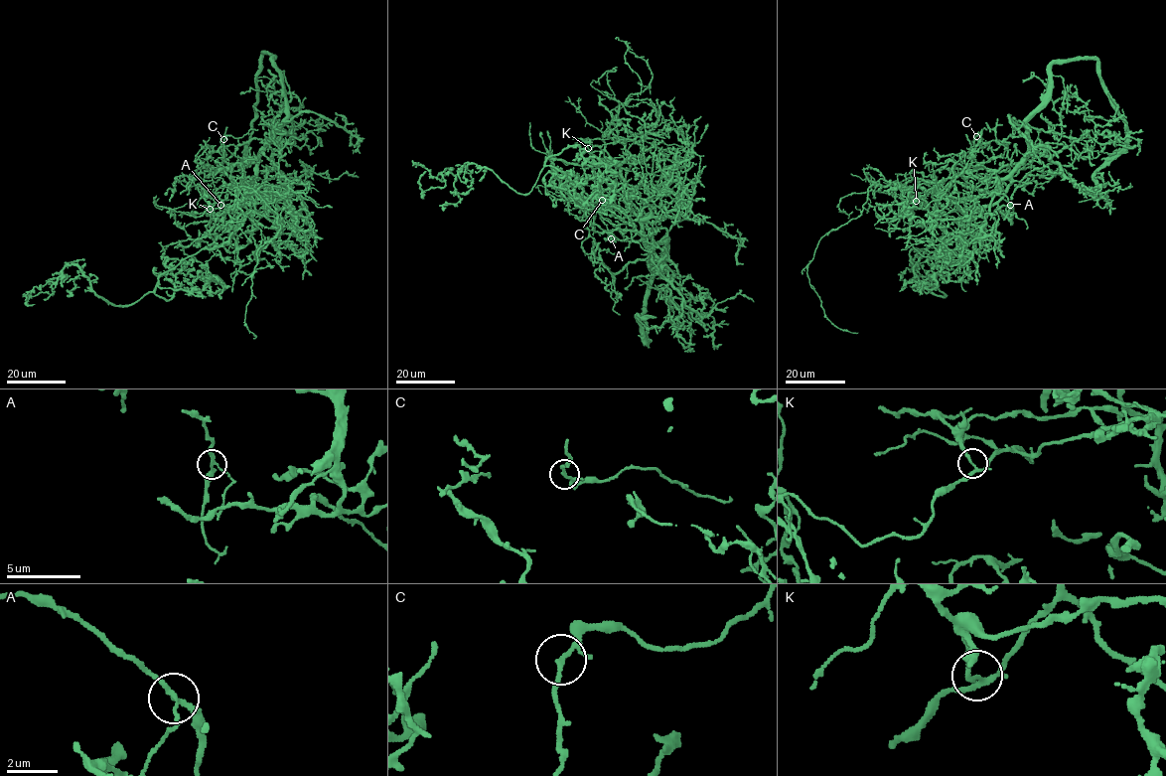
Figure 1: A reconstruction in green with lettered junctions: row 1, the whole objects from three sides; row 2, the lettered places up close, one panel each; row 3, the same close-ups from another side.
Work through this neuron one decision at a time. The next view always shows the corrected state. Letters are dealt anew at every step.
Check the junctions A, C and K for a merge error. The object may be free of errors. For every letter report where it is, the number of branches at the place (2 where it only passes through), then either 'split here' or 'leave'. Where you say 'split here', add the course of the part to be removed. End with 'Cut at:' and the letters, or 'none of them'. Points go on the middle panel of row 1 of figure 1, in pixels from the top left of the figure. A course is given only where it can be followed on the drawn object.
A: at (611, 238); 3 branches meet; leave
C: at (602, 200); 3 branches meet; leave
K: at (588, 148); 3 branches meet; split here; foreign part runs (588, 148), (621, 165), (545, 157), (526, 194), (466, 163), (423, 191), (426, 171)
Cut at: K

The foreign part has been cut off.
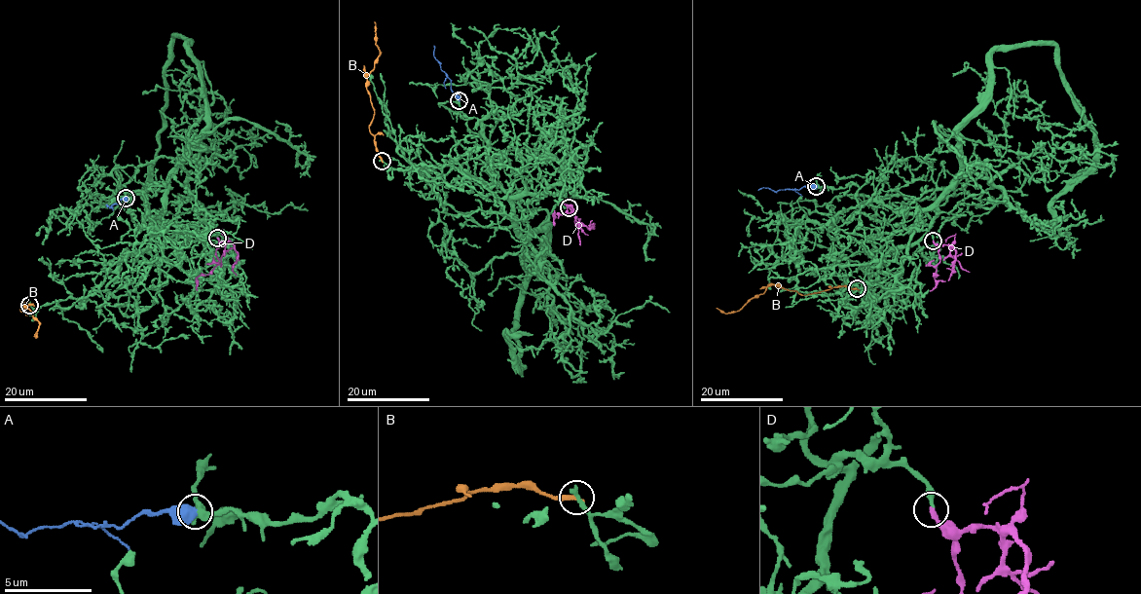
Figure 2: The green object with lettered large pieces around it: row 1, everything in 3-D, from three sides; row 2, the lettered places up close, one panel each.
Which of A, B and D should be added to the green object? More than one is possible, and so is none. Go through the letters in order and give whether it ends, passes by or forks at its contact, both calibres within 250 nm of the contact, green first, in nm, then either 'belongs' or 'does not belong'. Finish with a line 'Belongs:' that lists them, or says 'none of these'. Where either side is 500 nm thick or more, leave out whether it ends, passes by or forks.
A: 440 nm thick on the green side, 600 nm on the other; does not belong
B: it ends there; 360 nm thick on the green side, 280 nm on the other; does not belong
D: it ends there; 260 nm thick on the green side, 300 nm on the other; belongs
Belongs: D

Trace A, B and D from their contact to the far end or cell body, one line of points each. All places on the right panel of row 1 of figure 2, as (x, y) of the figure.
A: (816, 186), (805, 186), (798, 190), (758, 190)
B: (857, 288), (832, 287), (802, 295), (770, 285), (736, 312), (722, 313), (717, 308)
D: (933, 241), (940, 261), (936, 266), (936, 285), (930, 291)

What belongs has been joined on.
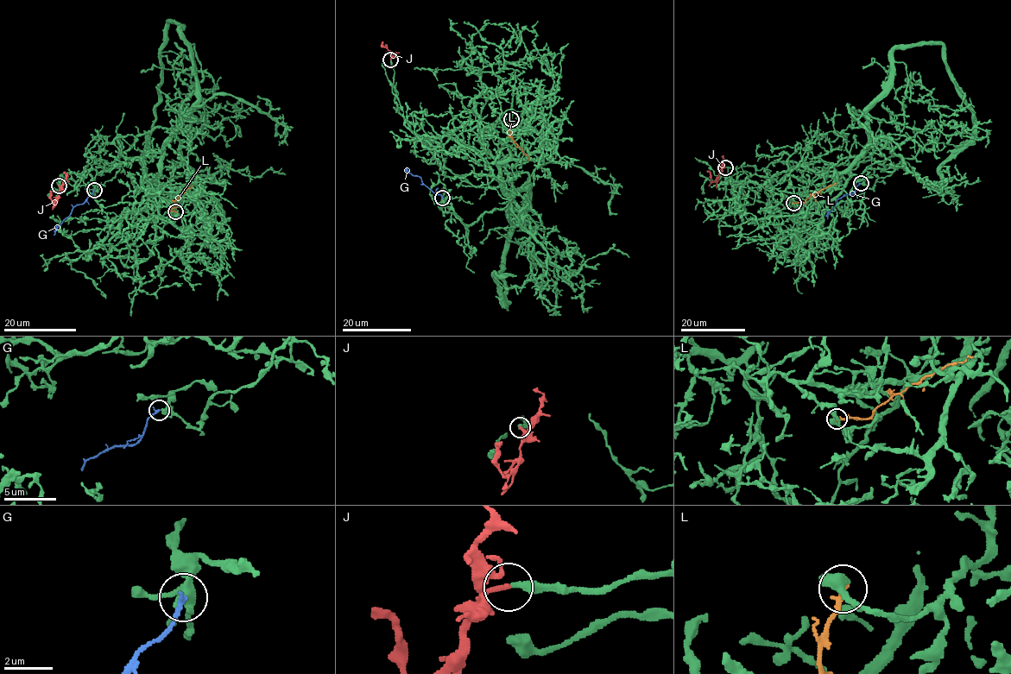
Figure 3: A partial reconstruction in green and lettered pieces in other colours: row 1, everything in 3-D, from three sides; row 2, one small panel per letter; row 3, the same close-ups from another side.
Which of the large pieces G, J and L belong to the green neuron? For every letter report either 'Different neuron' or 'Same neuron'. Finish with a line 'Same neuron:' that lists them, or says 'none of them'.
G: Different neuron
J: Same neuron
L: Different neuron
Same neuron: J

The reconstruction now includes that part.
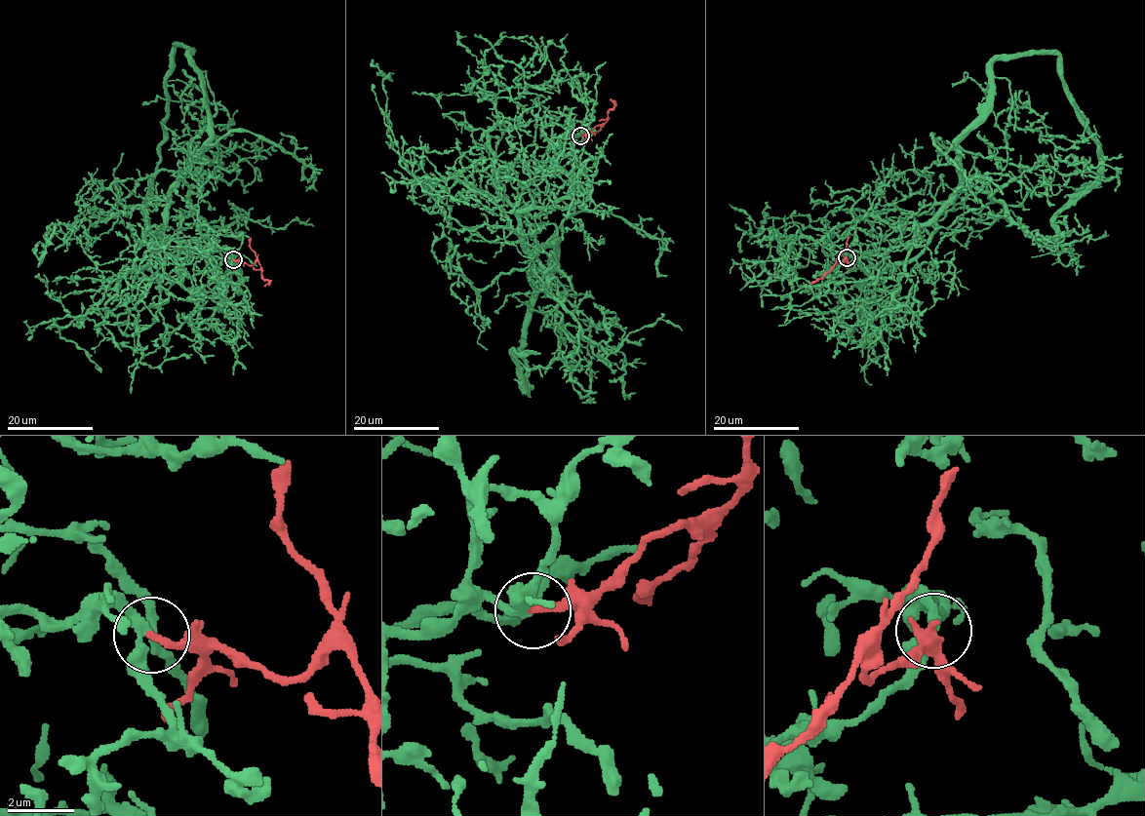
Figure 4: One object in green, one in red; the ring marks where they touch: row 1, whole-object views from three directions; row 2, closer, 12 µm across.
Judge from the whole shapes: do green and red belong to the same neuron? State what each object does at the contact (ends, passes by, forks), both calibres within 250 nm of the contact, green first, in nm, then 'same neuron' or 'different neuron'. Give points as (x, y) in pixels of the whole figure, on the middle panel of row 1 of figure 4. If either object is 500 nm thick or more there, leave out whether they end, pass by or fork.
green passes by; red ends; calibres 280 and 240 nm; same neuron

